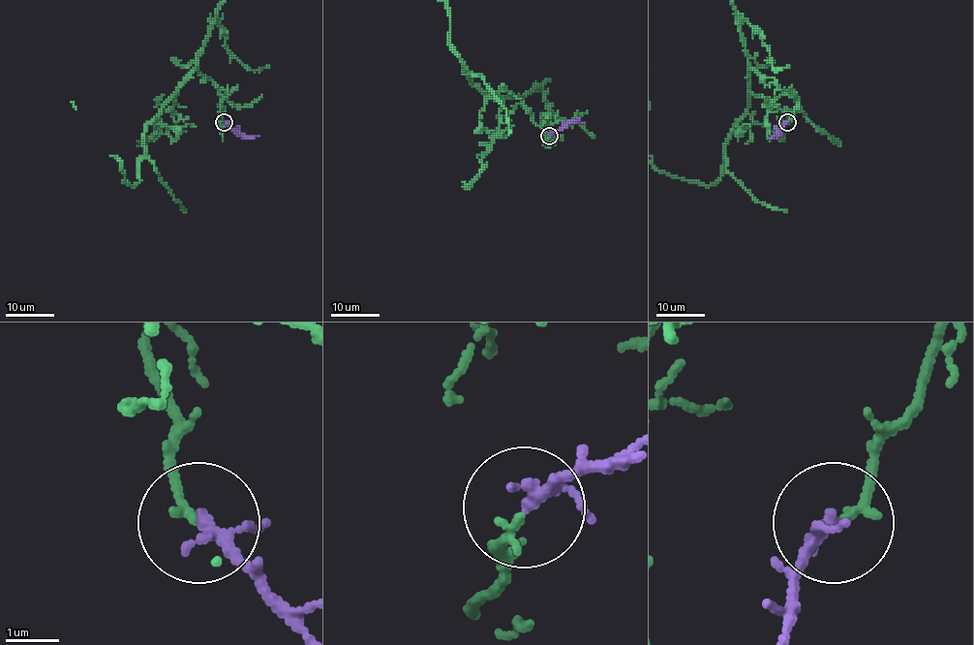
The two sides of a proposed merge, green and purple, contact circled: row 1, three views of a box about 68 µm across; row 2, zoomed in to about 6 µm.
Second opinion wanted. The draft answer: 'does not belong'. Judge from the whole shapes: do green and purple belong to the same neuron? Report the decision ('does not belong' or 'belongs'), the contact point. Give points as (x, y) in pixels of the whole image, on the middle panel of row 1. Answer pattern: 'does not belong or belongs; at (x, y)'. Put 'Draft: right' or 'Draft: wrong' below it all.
belongs; at (549, 136)
Draft: wrong

